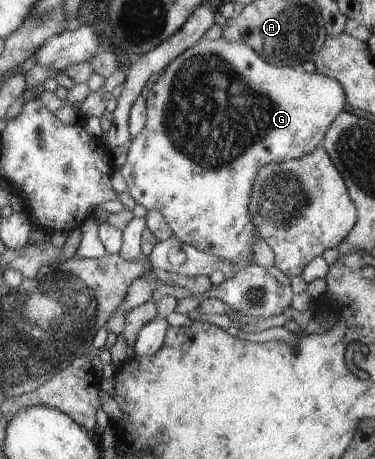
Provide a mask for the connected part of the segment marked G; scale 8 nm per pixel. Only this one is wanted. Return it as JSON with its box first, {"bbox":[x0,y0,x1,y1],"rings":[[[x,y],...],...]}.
{"bbox":[120,38,345,273],"rings":[[[223,38],[215,40],[201,39],[193,47],[179,55],[169,66],[164,68],[158,80],[153,84],[146,100],[146,123],[143,130],[132,138],[129,146],[127,159],[120,170],[122,172],[127,191],[136,200],[136,204],[145,206],[147,212],[159,211],[167,221],[169,228],[173,231],[175,238],[182,243],[194,246],[197,250],[207,255],[215,255],[217,258],[228,261],[235,273],[242,271],[253,264],[253,243],[260,236],[260,232],[252,220],[250,200],[253,196],[253,180],[259,176],[262,166],[271,163],[285,163],[293,159],[299,160],[302,156],[311,154],[317,147],[323,144],[326,132],[332,126],[339,112],[345,106],[342,84],[335,78],[320,73],[307,73],[301,68],[279,67],[263,60],[250,45],[228,41]]]}

